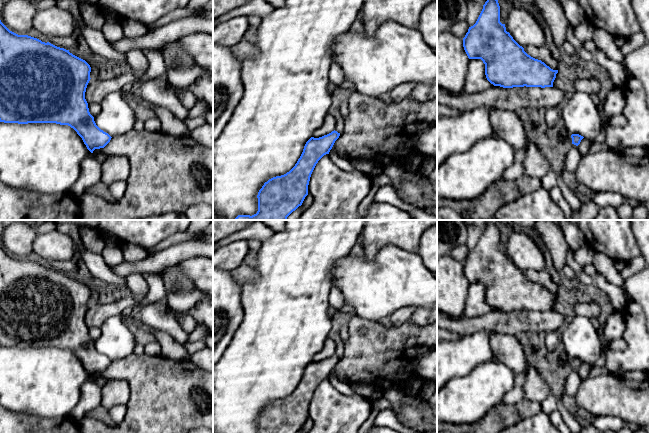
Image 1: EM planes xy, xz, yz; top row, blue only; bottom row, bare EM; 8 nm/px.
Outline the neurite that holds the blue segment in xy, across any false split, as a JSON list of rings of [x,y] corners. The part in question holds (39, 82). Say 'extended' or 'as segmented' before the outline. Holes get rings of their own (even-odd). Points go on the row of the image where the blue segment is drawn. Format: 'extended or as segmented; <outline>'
as segmented; [[[0,20],[0,122],[4,123],[56,123],[68,125],[82,138],[87,149],[104,148],[111,136],[101,130],[90,114],[85,92],[90,81],[90,65],[64,48],[49,42],[10,31]]]

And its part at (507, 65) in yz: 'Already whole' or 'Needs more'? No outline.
Already whole

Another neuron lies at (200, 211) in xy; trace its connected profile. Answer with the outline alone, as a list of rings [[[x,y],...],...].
[[[205,203],[190,205],[184,212],[187,220],[210,220],[213,217],[213,208]]]

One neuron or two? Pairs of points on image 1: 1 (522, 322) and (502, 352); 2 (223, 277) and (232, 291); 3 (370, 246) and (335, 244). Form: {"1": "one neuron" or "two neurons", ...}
{"1": "two neurons", "2": "one neuron", "3": "two neurons"}

